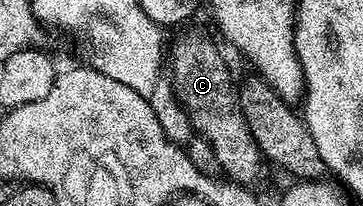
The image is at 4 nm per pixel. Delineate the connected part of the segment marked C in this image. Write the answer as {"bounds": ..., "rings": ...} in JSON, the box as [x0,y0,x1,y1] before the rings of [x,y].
{"bounds":[170,33,266,186],"rings":[[[188,33],[178,38],[172,45],[170,80],[195,136],[210,143],[223,169],[223,176],[237,185],[255,186],[255,181],[260,177],[260,168],[266,165],[266,158],[250,135],[246,115],[242,115],[238,100],[237,82],[232,82],[232,73],[220,58],[219,47],[200,33]]]}

